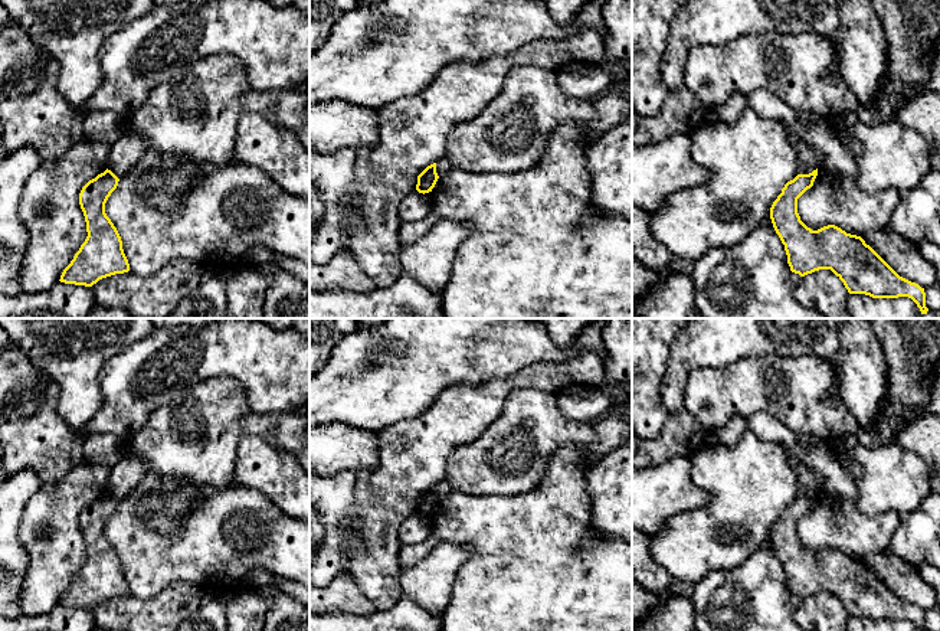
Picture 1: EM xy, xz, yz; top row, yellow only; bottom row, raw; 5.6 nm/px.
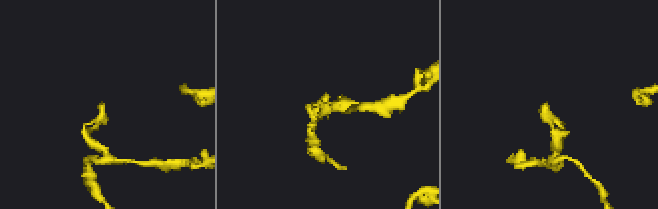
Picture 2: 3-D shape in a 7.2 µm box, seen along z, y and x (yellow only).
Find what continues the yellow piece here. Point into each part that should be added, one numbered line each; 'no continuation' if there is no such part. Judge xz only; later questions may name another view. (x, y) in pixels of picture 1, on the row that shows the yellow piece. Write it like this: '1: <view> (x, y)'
no continuation

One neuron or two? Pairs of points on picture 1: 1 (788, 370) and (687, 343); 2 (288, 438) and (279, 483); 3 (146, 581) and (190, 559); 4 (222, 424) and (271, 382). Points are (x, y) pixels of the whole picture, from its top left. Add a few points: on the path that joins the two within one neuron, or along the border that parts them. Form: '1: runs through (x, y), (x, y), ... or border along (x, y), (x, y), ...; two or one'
1: border along (775, 353), (750, 355), (723, 366), (708, 366); two
2: border along (255, 435), (294, 457); two
3: runs through (157, 569), (167, 559), (179, 559); one
4: border along (225, 376), (242, 386), (254, 411), (279, 411); two

